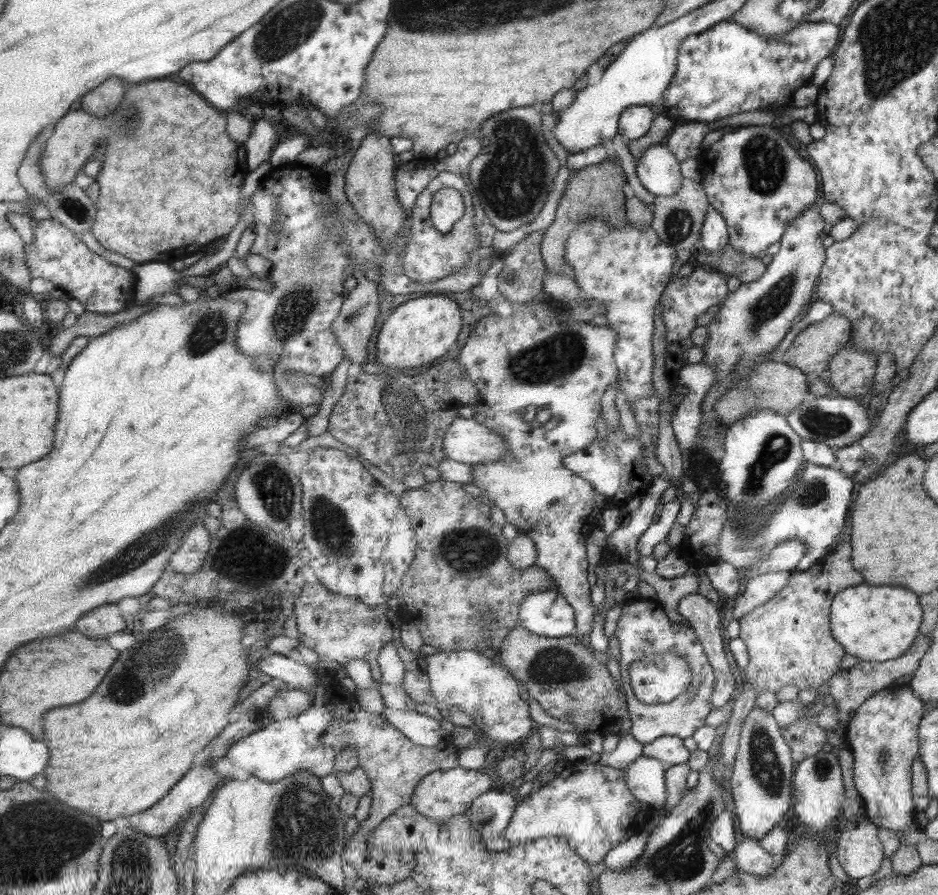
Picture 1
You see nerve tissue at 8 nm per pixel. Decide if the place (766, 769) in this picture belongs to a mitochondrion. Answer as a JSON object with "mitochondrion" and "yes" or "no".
{"mitochondrion":"yes"}

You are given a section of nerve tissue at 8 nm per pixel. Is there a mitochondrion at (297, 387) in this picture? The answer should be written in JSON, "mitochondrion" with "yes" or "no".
{"mitochondrion":"no"}

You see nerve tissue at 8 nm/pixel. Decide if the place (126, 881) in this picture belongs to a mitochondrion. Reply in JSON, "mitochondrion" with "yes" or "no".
{"mitochondrion":"yes"}

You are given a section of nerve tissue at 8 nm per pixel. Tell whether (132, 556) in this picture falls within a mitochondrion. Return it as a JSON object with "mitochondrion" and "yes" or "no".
{"mitochondrion":"yes"}

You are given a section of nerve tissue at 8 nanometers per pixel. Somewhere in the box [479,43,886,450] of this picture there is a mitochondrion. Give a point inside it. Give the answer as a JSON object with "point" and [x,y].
{"point":[560,355]}

